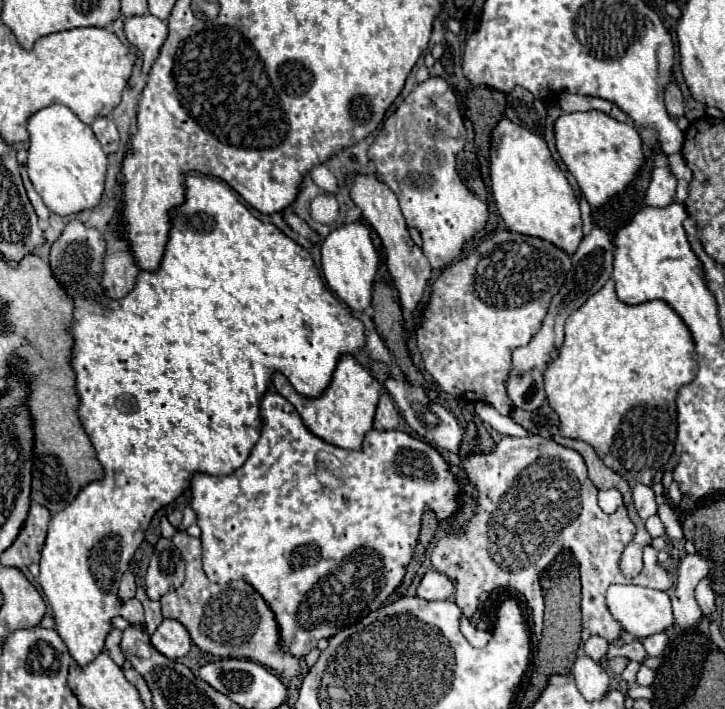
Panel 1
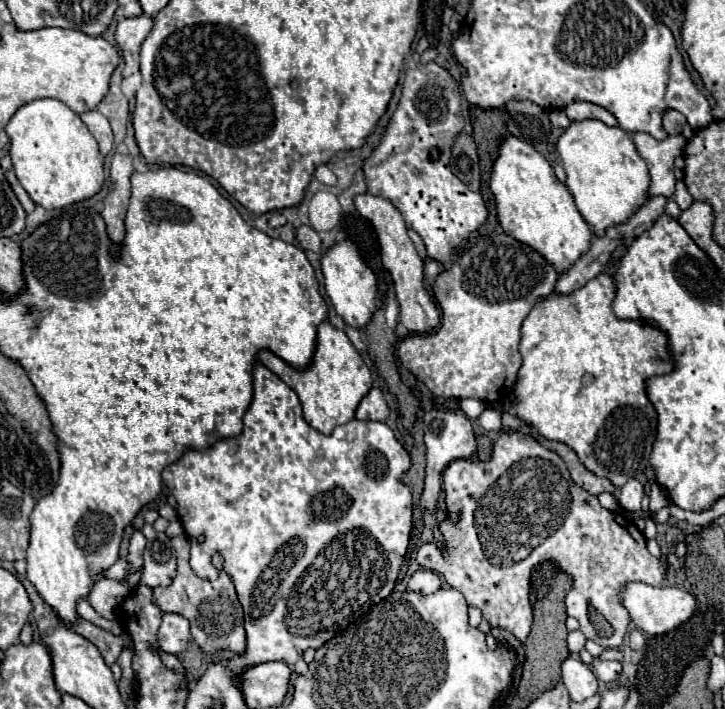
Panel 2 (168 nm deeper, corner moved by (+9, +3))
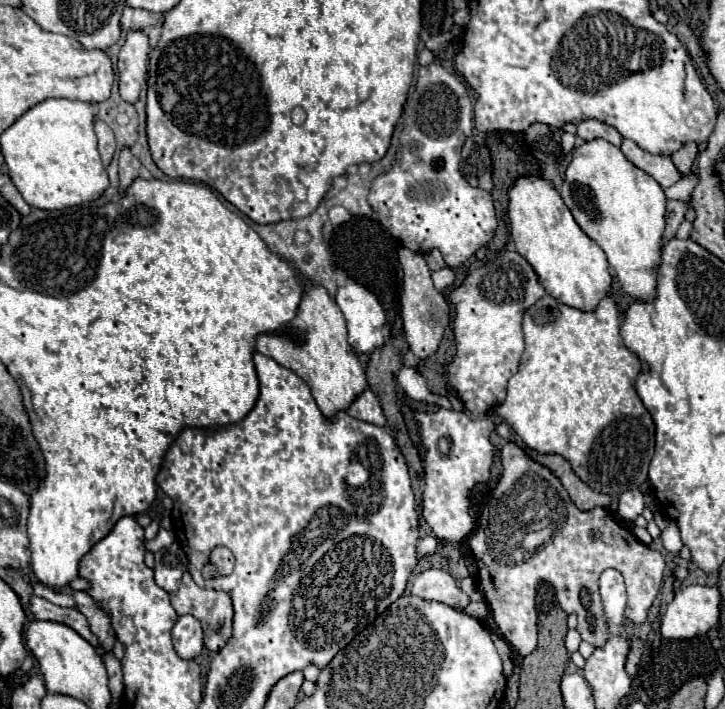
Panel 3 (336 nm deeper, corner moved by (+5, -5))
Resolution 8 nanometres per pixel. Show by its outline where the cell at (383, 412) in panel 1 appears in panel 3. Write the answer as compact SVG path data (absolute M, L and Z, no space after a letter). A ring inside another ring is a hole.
M370 388L364 390L364 392L352 402L352 406L348 408L348 414L350 414L352 418L356 418L356 420L370 422L370 424L376 424L376 426L384 426L384 424L386 424L382 406L380 406L376 394L374 394Z

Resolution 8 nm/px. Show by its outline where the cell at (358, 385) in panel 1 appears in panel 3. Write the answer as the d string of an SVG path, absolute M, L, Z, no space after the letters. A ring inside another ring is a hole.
M306 282L306 292L298 316L294 318L290 328L306 332L304 342L294 342L286 334L262 334L258 336L256 350L298 374L308 384L320 412L328 420L332 420L338 412L346 412L350 404L368 388L366 372L346 340L346 320L336 302L322 286Z

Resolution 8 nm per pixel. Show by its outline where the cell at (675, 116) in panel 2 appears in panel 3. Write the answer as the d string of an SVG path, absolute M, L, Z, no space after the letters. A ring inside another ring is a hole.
M686 142L680 150L676 150L676 152L672 154L672 162L676 164L676 168L678 168L680 172L688 172L688 170L694 166L696 156L698 156L696 144L694 144L694 142Z

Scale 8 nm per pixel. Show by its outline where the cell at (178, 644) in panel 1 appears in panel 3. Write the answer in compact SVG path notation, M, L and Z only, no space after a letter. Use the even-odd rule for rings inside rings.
M180 616L172 628L174 650L180 658L196 658L202 652L202 626L194 616Z

